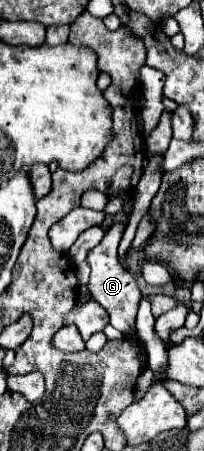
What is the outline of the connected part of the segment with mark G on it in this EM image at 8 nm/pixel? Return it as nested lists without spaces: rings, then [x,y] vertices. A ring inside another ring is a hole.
[[[114,224],[104,234],[104,240],[94,250],[90,250],[86,262],[92,268],[90,284],[88,284],[90,292],[92,292],[92,298],[108,312],[108,316],[112,320],[112,326],[116,330],[120,330],[124,336],[130,336],[130,334],[134,334],[134,320],[136,320],[136,312],[138,312],[138,304],[142,300],[142,294],[136,286],[134,276],[120,264],[120,258],[118,258],[118,252],[116,252],[116,248],[120,244],[120,238],[122,238],[122,232],[124,232],[124,226]]]

